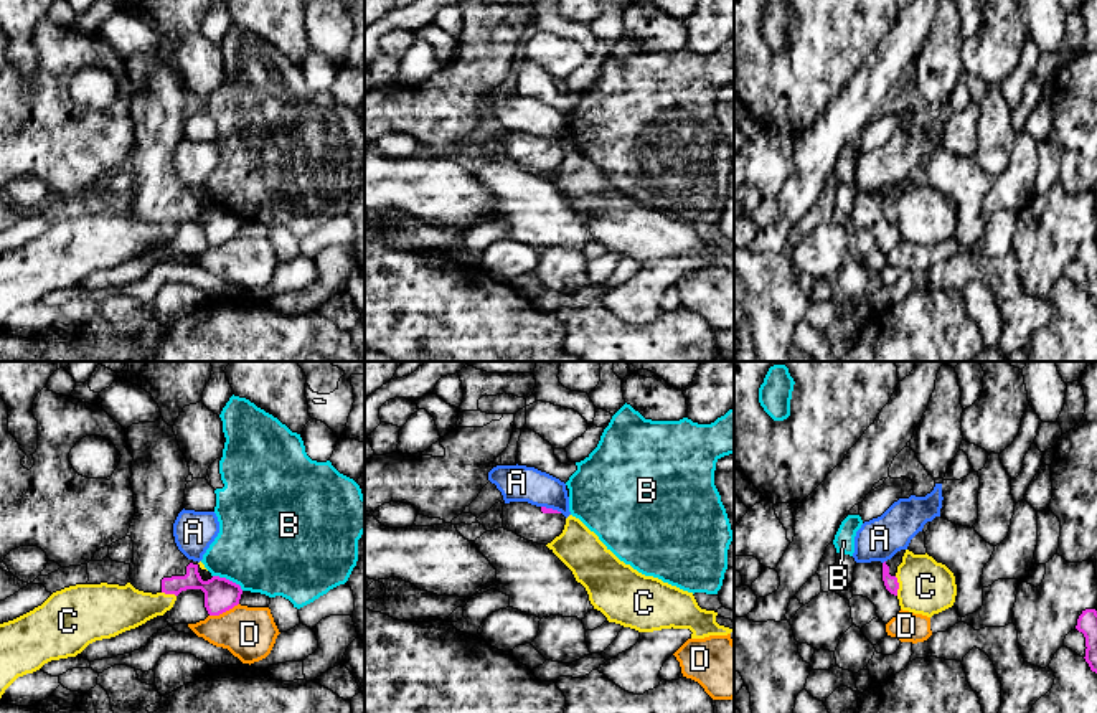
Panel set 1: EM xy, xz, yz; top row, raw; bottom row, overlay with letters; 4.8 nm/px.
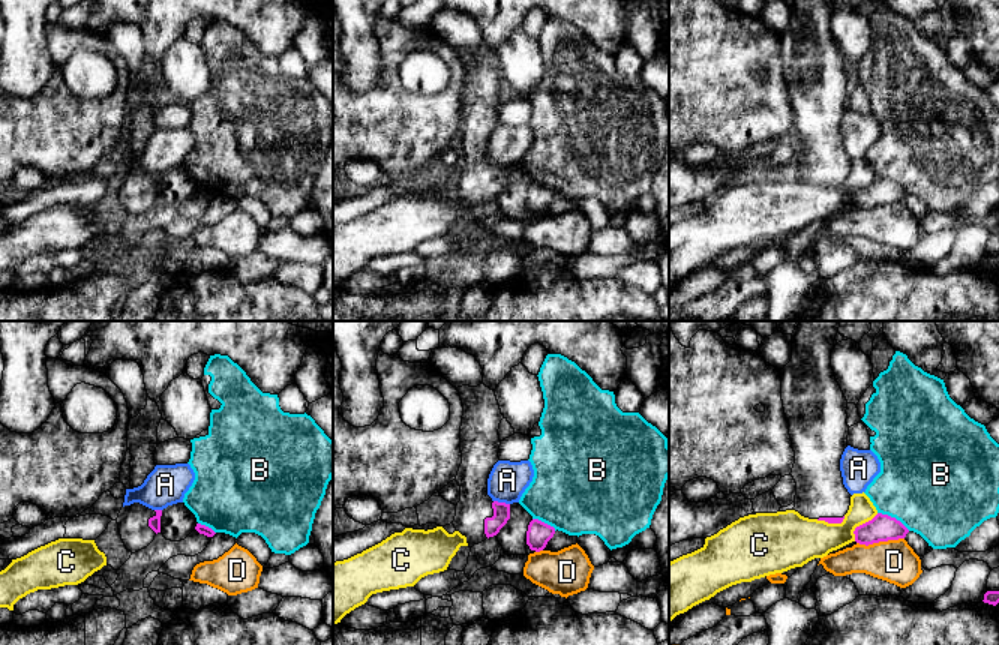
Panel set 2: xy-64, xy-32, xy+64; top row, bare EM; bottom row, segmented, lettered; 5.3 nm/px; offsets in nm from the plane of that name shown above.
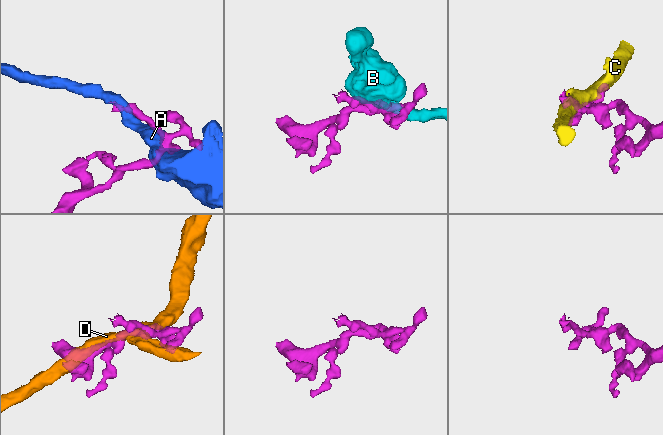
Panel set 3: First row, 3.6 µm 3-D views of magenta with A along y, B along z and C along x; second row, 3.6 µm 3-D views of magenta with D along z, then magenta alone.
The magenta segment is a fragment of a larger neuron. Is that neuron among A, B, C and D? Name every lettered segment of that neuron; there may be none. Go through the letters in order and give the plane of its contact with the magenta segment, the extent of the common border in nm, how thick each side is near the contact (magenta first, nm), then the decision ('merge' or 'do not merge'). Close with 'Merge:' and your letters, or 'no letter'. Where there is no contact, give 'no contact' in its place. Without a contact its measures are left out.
A: xz | 110 nm | 30/180 nm | do not merge
B: xy | 170 nm | 160/460 nm | do not merge
C: yz | 100 nm | 70/260 nm | do not merge
D: xy | 160 nm | 160/260 nm | do not merge
Merge: no letter

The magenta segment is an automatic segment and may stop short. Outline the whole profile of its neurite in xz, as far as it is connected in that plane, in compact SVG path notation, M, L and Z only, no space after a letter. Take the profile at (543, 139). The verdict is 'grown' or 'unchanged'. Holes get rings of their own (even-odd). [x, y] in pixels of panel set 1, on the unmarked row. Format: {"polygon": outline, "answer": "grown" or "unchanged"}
{"polygon": "M528 132L505 134L501 149L505 160L538 175L551 173L566 155L566 147L561 142Z", "answer": "grown"}

